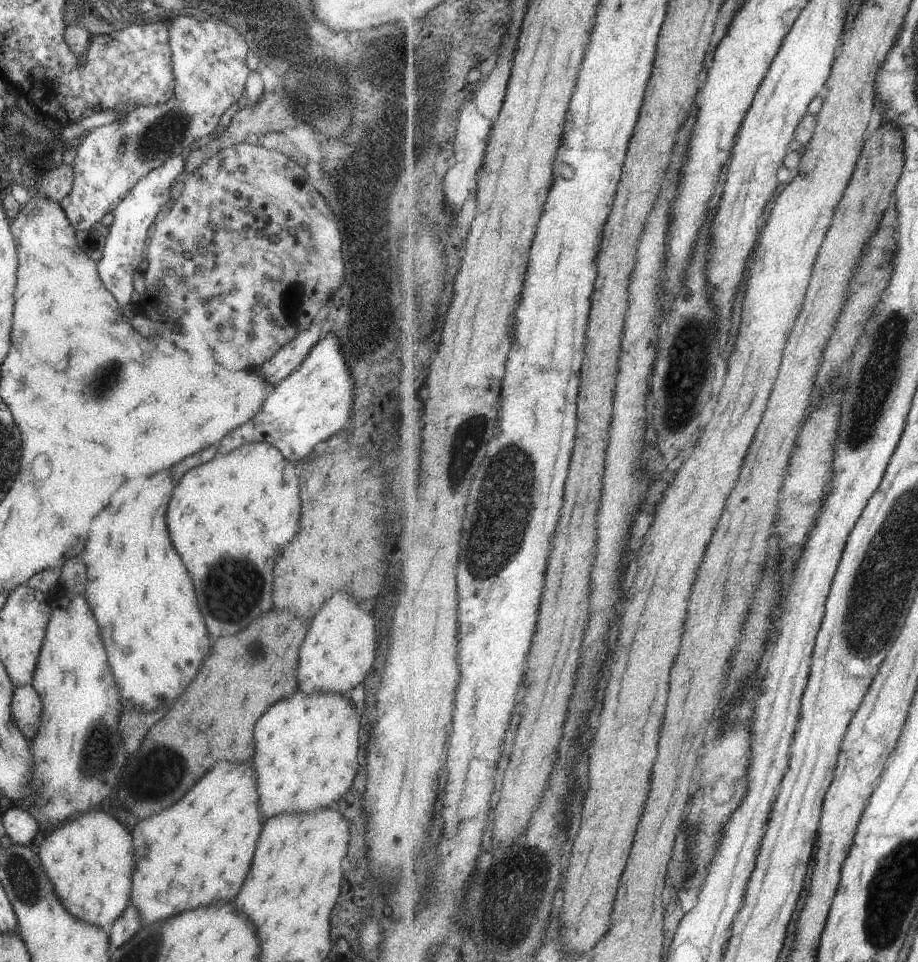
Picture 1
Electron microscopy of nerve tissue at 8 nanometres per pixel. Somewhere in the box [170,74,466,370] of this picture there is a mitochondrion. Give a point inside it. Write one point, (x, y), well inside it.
(360, 184)

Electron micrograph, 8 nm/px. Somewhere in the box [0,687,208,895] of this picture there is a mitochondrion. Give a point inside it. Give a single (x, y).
(100, 749)

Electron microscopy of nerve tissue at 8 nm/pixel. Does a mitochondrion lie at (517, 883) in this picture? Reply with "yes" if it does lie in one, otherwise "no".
yes

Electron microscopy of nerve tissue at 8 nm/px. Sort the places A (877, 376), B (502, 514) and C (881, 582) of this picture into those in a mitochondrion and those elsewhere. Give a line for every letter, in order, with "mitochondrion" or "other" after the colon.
A: mitochondrion
B: mitochondrion
C: mitochondrion

